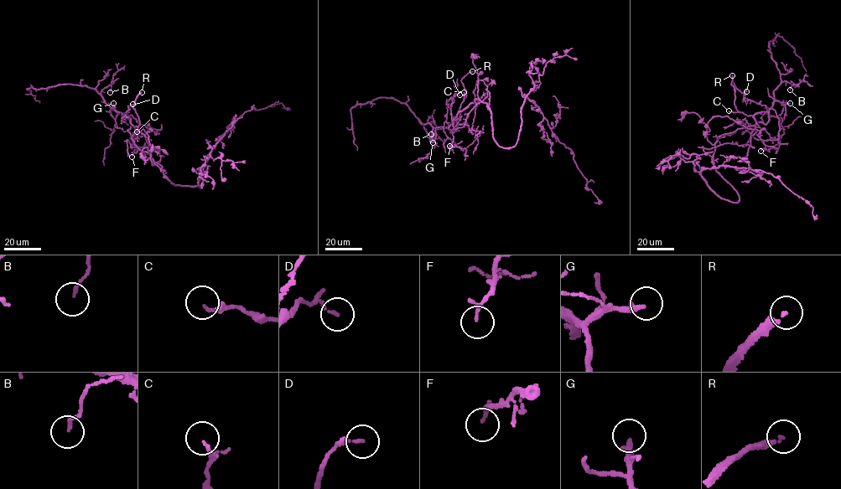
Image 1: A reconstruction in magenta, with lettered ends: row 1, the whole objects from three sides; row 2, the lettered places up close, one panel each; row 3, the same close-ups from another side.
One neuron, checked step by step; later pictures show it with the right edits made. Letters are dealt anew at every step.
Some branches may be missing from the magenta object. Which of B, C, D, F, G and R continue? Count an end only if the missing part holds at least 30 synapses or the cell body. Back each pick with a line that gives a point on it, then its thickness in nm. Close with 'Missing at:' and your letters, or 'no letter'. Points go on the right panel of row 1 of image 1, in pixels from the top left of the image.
B: at (790, 90); 120 nm thick
G: at (790, 103); 240 nm thick
R: at (732, 75); 190 nm thick
Missing at: B, G, R

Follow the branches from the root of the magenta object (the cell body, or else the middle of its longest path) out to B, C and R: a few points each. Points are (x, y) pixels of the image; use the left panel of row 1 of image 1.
B: (169, 180), (149, 155), (136, 146), (127, 131), (129, 120), (105, 103), (101, 92), (112, 81), (110, 92)
C: (169, 180), (149, 155), (136, 146), (127, 131), (131, 124), (127, 117), (134, 127), (137, 126), (137, 131)
R: (169, 180), (127, 131), (131, 124), (127, 117), (134, 127), (140, 123), (132, 106), (142, 92)

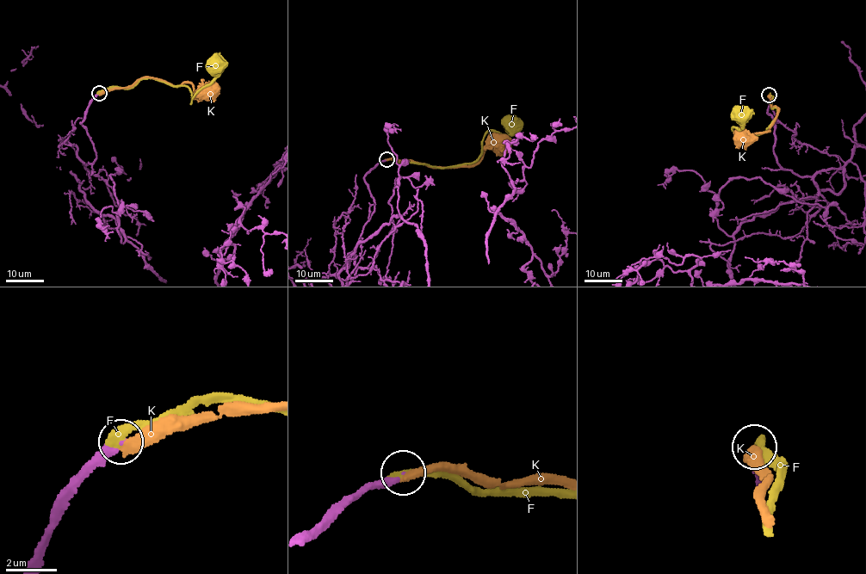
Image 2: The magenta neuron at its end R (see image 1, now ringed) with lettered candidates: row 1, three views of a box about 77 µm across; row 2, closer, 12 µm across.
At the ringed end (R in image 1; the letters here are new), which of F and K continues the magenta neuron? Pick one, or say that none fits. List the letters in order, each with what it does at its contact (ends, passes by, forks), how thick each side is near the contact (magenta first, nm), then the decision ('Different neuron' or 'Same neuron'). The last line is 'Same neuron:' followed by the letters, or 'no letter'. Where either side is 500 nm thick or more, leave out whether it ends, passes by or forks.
F: It ends there. Thickness 360 nm (magenta) against 320 nm. Same neuron
K: It ends there. Thickness 280 nm (magenta) against 400 nm. Different neuron
Same neuron: F

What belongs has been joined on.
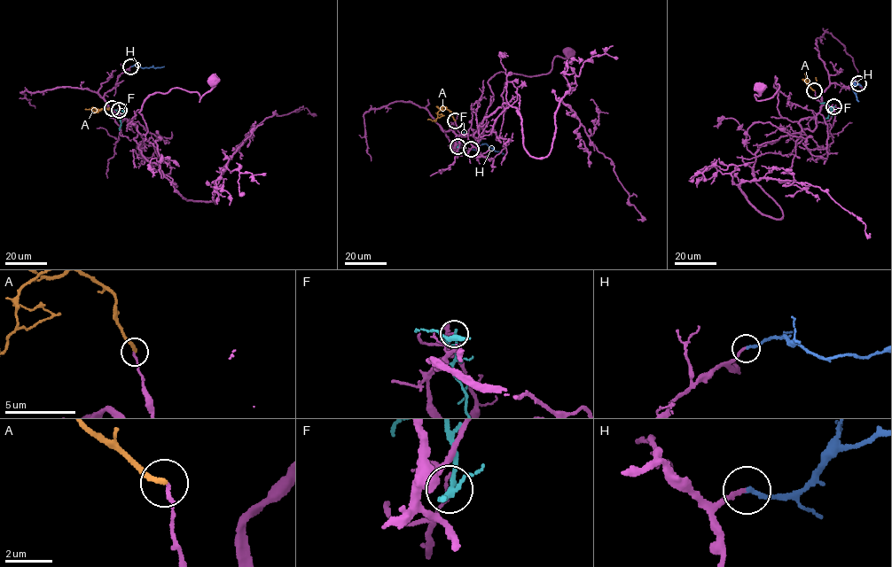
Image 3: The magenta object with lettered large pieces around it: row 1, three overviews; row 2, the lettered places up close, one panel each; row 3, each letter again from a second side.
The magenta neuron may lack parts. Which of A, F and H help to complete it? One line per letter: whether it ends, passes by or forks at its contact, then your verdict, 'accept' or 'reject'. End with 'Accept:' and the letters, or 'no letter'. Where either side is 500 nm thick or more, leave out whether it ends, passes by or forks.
A: it ends | reject
F: it ends | reject
H: it ends | accept
Accept: H

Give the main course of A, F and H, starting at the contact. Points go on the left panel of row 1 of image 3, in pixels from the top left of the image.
A: (112, 108), (94, 112), (85, 109)
F: (119, 110), (119, 130)
H: (130, 66), (164, 66)

